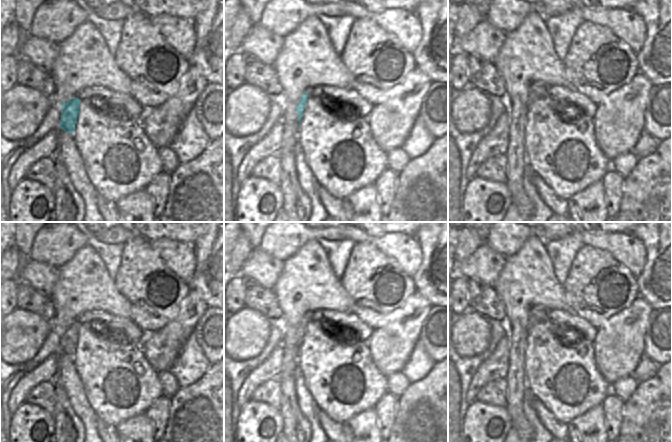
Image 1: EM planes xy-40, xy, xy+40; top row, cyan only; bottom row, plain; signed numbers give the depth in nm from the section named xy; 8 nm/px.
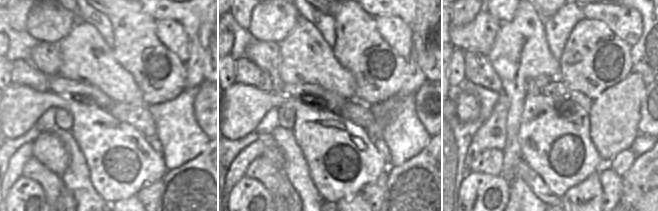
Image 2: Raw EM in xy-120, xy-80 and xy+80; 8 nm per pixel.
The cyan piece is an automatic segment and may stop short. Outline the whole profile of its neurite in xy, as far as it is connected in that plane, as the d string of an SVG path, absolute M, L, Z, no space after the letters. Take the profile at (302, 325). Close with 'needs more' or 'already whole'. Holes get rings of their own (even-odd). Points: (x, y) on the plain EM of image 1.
M308 311L302 318L301 322L297 326L297 330L295 332L297 336L297 344L299 347L301 346L301 340L303 338L303 334L305 332L305 328L308 323L313 321L313 311Z; needs more

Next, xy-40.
M72 321L68 325L59 325L61 328L61 342L59 350L70 357L73 357L77 348L79 338L79 328L81 324L78 321Z; already whole

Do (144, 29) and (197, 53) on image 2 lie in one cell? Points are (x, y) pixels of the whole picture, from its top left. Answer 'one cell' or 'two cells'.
two cells

